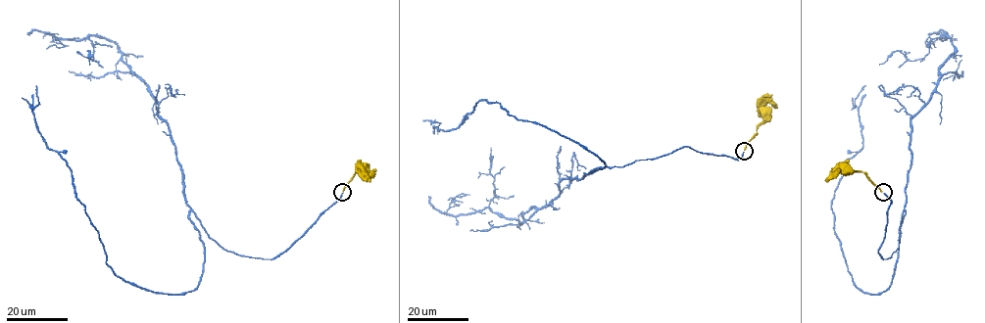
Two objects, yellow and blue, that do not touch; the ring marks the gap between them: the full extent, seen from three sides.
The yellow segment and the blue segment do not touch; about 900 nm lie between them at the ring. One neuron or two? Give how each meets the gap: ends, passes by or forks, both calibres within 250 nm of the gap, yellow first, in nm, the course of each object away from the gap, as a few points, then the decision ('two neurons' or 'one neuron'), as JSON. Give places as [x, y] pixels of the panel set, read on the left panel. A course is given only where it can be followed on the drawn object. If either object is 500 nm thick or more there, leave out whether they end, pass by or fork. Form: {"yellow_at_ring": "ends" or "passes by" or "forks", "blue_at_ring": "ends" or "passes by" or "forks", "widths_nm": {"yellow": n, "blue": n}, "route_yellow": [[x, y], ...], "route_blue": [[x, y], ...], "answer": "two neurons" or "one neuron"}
{"yellow_at_ring": "ends", "blue_at_ring": "ends", "widths_nm": {"yellow": 280, "blue": 240}, "route_yellow": [[342, 192], [355, 171], [366, 167]], "route_blue": [[342, 193], [271, 259], [223, 249], [190, 211], [198, 286], [154, 293], [106, 262], [38, 130], [36, 85]], "answer": "one neuron"}

